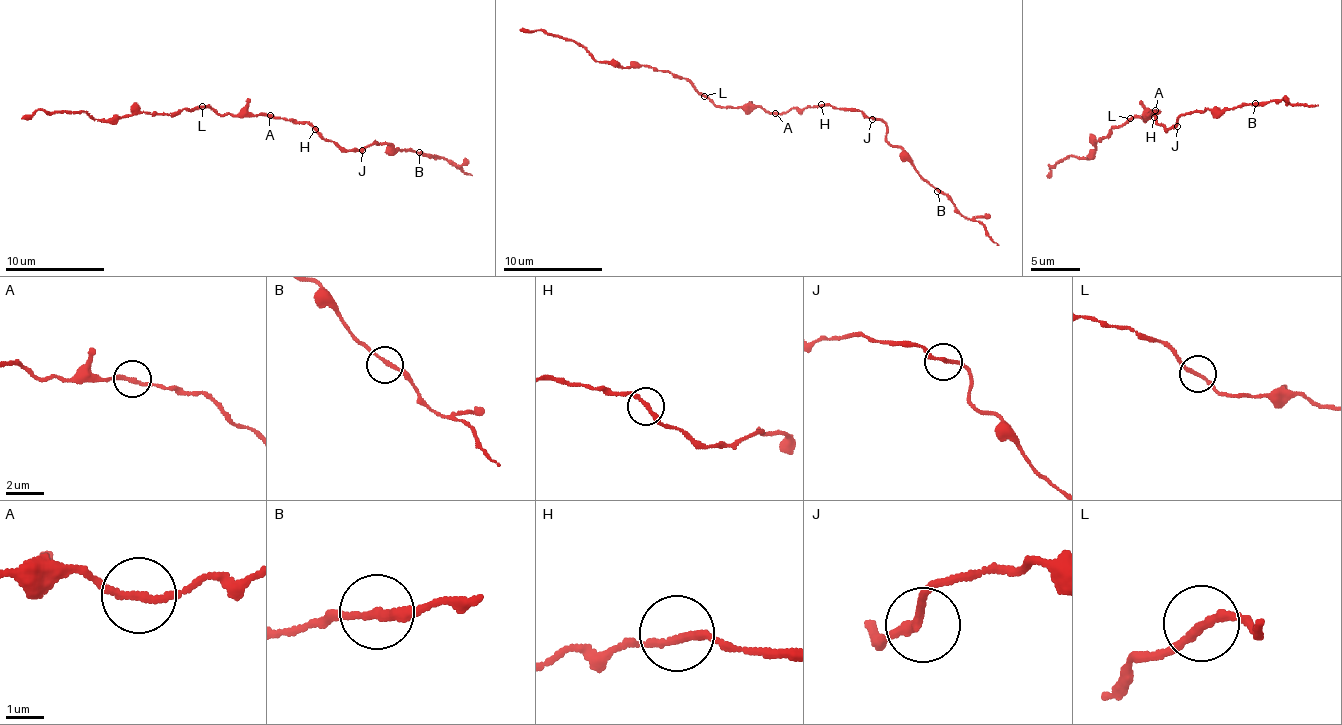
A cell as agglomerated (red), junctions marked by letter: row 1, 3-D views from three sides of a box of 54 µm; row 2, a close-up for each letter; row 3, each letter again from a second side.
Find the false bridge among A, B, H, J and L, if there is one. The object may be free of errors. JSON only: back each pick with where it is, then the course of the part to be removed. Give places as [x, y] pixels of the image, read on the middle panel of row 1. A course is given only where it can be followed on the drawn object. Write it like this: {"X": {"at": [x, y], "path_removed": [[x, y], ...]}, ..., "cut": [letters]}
{"L": {"at": [704, 96], "path_removed": [[705, 95], [670, 72], [643, 64], [624, 68], [597, 62], [572, 40], [540, 29], [519, 30]]}, "cut": ["L"]}

